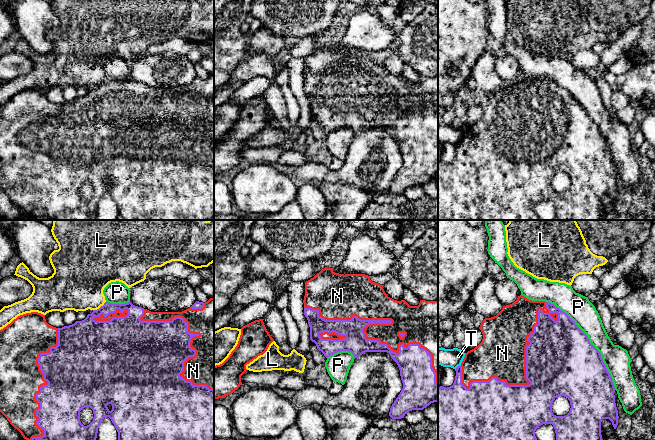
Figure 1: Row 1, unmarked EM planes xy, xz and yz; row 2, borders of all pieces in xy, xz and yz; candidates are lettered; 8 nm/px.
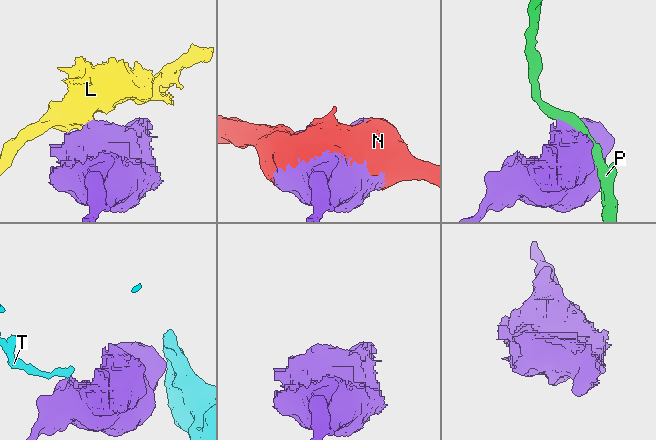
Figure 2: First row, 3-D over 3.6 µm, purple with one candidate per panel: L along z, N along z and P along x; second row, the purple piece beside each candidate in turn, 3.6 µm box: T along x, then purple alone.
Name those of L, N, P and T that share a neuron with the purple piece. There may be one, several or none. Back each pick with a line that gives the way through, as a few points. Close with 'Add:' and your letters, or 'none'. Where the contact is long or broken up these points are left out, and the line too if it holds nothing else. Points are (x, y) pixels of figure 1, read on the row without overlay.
Add: N

